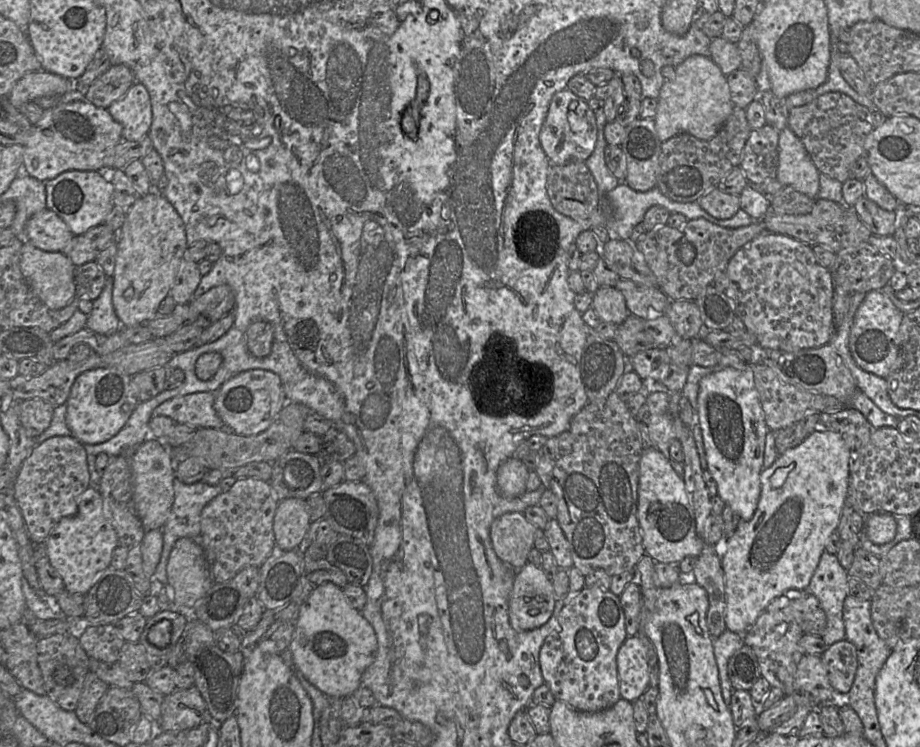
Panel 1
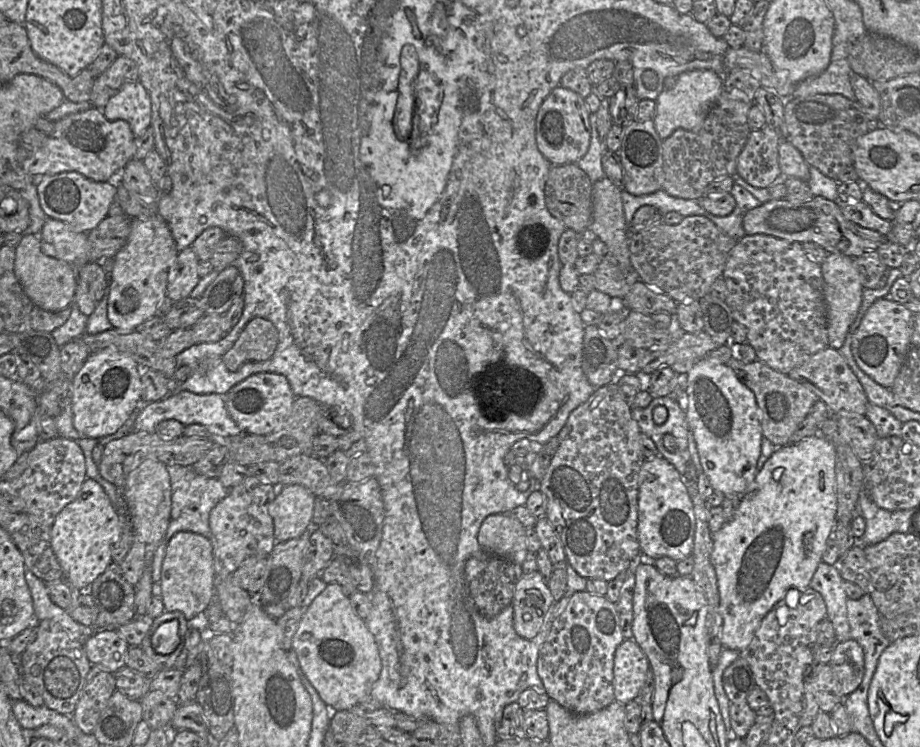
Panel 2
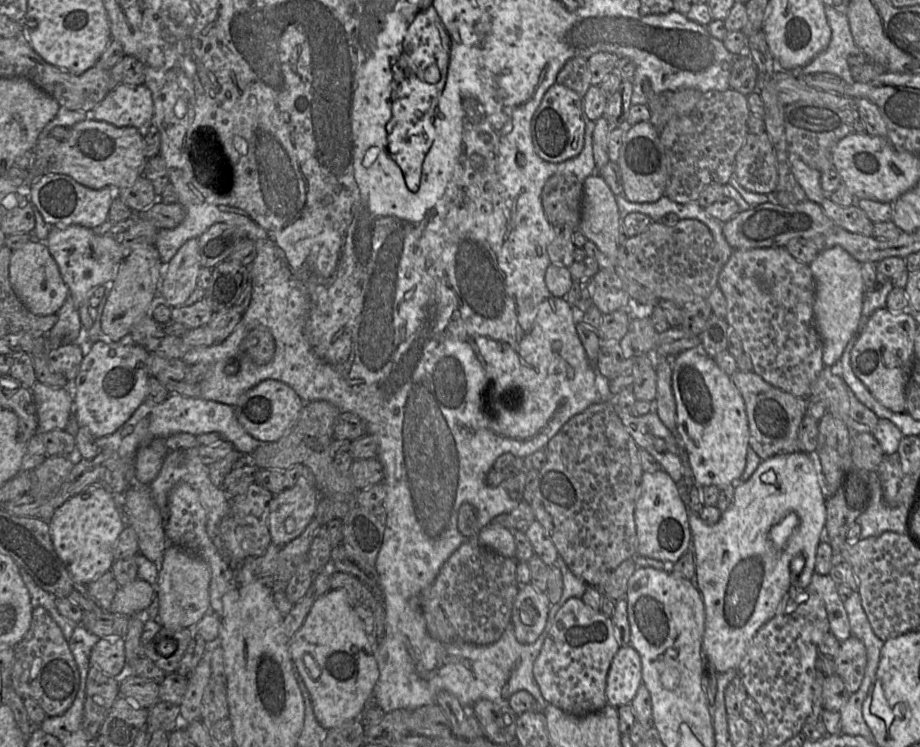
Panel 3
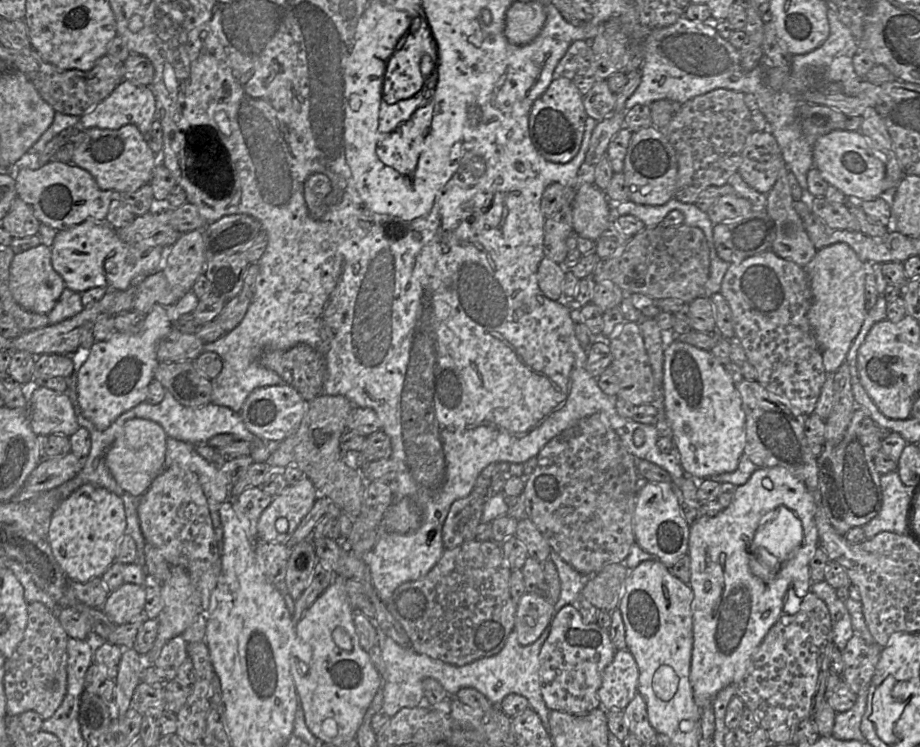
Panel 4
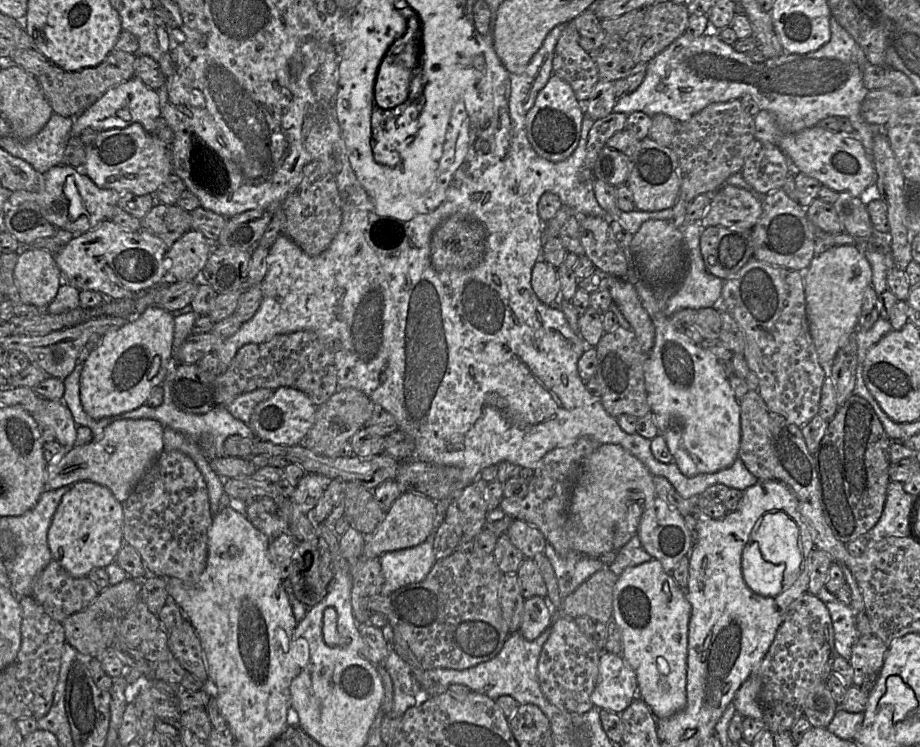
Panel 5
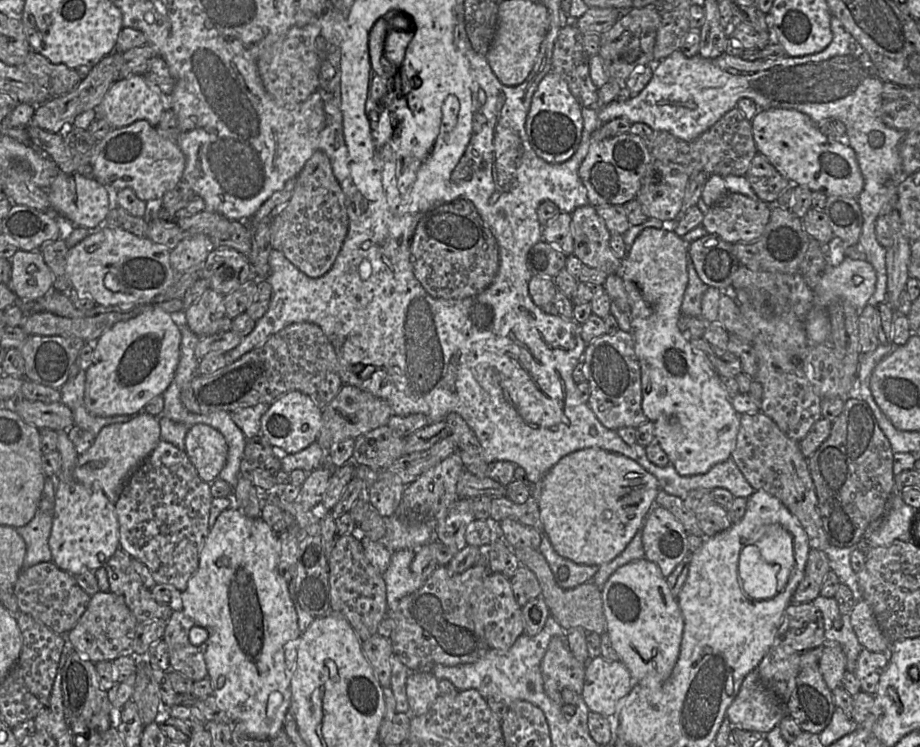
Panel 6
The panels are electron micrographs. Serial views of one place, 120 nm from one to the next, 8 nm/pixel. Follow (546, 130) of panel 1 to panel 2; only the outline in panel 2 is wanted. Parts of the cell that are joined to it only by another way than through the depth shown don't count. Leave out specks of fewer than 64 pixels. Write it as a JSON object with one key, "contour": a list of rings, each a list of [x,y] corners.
{"contour":[[[561,86],[555,87],[542,102],[535,122],[535,138],[540,153],[552,166],[577,163],[588,151],[591,140],[591,127],[589,124],[590,111],[582,98],[572,90]]]}

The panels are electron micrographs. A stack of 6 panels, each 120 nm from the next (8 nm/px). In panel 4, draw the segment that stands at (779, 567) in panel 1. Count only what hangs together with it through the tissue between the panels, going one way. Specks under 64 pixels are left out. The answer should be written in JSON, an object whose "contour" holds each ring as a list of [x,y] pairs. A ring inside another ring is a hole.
{"contour":[[[779,466],[757,468],[749,480],[736,487],[733,500],[715,517],[699,516],[689,527],[689,585],[693,591],[693,647],[690,682],[694,701],[702,710],[719,691],[739,682],[770,628],[783,614],[788,590],[803,598],[811,591],[810,561],[819,546],[815,501],[805,484]],[[756,544],[782,563],[769,582],[755,576],[749,567],[750,546]]]}

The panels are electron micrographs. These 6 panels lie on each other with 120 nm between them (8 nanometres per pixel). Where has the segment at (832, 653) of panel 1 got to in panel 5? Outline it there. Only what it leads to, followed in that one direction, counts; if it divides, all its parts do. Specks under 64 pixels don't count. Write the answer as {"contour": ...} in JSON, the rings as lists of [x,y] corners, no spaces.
{"contour":[[[875,635],[859,636],[852,647],[849,663],[853,669],[853,685],[864,692],[870,692],[874,687],[883,666],[888,646]]]}

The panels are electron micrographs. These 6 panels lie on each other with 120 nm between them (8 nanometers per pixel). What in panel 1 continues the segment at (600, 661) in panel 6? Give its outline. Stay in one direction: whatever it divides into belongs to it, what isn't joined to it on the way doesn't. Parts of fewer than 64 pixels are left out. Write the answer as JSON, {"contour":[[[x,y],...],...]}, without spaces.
{"contour":[[[638,635],[627,636],[617,652],[616,663],[621,698],[630,702],[641,699],[642,694],[649,687],[650,675],[646,647]]]}

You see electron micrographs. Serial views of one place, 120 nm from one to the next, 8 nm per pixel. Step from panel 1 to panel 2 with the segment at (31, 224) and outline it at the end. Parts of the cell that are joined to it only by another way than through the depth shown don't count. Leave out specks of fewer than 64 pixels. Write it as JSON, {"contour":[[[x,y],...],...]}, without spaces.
{"contour":[[[47,218],[38,237],[41,250],[47,256],[63,260],[74,268],[89,262],[87,233],[75,232],[66,223]]]}

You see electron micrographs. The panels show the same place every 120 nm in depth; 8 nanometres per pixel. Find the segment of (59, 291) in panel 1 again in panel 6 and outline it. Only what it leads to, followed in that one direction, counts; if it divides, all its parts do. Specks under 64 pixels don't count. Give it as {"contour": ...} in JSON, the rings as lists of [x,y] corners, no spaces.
{"contour":[[[18,249],[11,257],[11,281],[18,299],[37,300],[53,289],[53,274],[39,250]]]}

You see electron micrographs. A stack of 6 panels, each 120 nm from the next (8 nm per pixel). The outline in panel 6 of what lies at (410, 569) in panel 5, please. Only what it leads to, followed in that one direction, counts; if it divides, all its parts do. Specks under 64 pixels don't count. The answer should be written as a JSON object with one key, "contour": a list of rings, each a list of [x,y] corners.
{"contour":[[[415,550],[392,553],[390,565],[383,574],[389,611],[395,611],[401,598],[421,588],[426,581],[410,570],[414,558]]]}

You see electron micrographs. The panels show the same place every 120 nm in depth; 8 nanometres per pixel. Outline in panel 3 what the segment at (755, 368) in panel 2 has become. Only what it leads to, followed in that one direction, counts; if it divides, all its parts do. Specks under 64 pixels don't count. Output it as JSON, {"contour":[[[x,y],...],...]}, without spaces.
{"contour":[[[737,370],[731,379],[745,402],[750,432],[749,447],[755,451],[761,460],[767,460],[779,454],[800,451],[799,427],[807,413],[807,399],[774,387],[754,371]]]}

